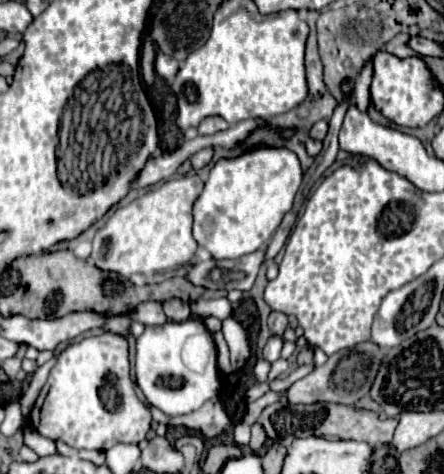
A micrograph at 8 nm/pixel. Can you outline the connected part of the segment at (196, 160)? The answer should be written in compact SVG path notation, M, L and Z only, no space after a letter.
M201 150L201 152L197 152L197 154L191 158L193 170L199 170L199 168L207 166L207 164L211 162L211 158L213 158L213 150Z

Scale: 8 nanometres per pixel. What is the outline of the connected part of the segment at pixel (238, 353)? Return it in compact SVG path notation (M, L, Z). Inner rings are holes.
M227 318L227 320L223 320L223 336L225 336L225 340L229 344L229 350L231 350L233 370L243 368L245 360L249 358L247 330L235 318Z

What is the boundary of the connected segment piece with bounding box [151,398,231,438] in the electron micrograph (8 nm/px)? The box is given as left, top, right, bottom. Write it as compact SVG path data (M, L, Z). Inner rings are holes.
M213 398L209 402L205 402L199 410L191 412L191 414L185 414L185 416L175 416L175 418L167 418L161 410L153 408L153 418L159 422L159 424L169 424L169 426L187 426L191 430L199 430L203 436L207 438L213 438L221 432L225 432L229 428L229 416L221 404L219 398Z

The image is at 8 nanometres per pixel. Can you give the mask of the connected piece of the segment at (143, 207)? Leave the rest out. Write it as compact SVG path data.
M197 174L183 176L169 180L169 184L139 196L123 208L117 208L105 226L95 234L91 262L101 270L117 272L121 276L165 272L189 264L197 250L192 235L191 208L201 192L203 182Z

